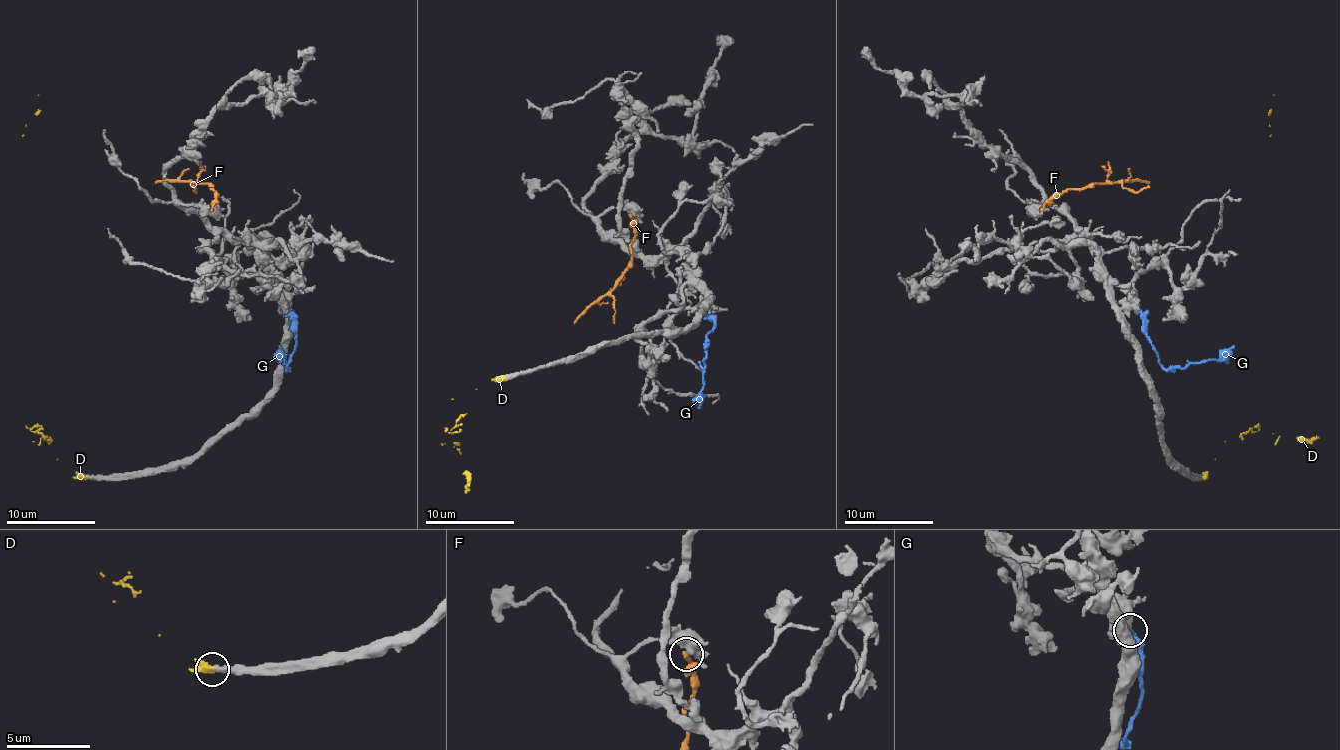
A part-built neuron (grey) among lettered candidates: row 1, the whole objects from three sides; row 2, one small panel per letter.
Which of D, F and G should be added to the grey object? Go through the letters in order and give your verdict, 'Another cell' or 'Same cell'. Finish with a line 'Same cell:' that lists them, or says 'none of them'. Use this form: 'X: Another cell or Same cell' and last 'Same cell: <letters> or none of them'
D: Same cell
F: Another cell
G: Another cell
Same cell: D

